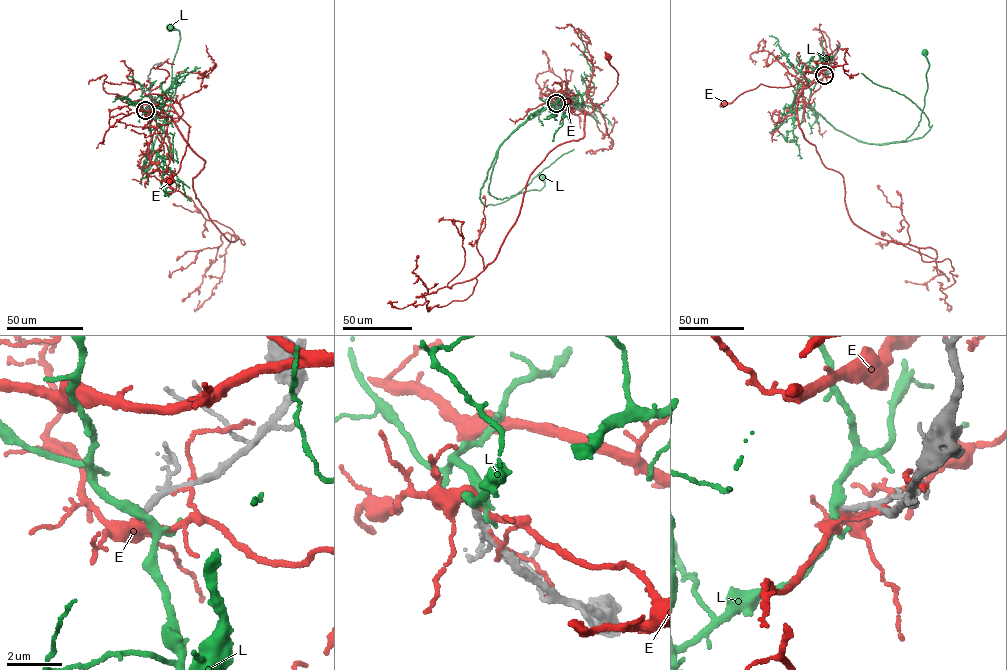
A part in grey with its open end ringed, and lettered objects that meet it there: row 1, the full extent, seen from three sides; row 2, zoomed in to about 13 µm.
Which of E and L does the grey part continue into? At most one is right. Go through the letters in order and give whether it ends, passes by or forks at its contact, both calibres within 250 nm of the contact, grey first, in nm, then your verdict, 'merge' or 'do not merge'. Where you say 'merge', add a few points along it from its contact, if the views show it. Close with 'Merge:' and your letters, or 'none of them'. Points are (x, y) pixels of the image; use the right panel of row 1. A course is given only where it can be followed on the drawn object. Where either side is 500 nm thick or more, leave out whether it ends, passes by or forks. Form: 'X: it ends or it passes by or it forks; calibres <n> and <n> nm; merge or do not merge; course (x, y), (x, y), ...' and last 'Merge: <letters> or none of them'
E: it forks; calibres 200 and 340 nm; do not merge
L: it forks; calibres 220 and 280 nm; do not merge
Merge: none of them

